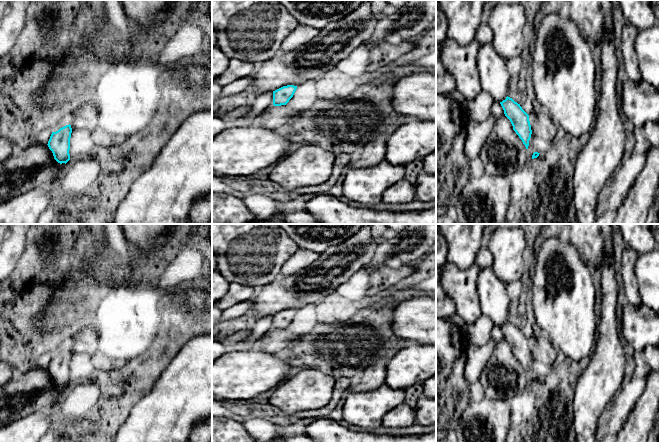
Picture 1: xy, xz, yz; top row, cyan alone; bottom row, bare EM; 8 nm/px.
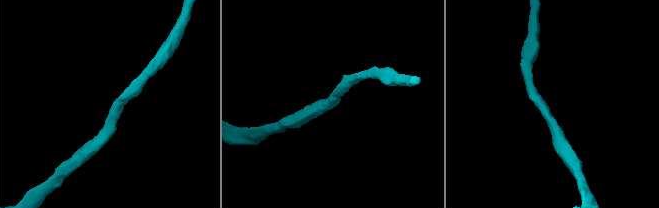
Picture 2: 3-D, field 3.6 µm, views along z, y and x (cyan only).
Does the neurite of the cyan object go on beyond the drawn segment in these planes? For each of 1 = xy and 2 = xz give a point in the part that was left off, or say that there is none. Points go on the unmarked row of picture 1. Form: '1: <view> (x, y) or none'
1: none
2: none

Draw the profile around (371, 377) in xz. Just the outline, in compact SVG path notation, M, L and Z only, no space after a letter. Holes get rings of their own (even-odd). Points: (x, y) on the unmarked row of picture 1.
M378 359L370 366L365 367L349 386L346 394L349 392L367 392L384 384L387 363L388 359Z

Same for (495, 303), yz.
M480 268L477 293L482 314L489 317L495 326L505 324L513 305L507 285L497 278L491 268Z

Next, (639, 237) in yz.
M618 224L626 247L635 250L639 255L656 247L651 224Z

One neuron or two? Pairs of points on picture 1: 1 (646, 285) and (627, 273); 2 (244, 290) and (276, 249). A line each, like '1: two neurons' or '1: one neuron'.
1: two neurons
2: two neurons

